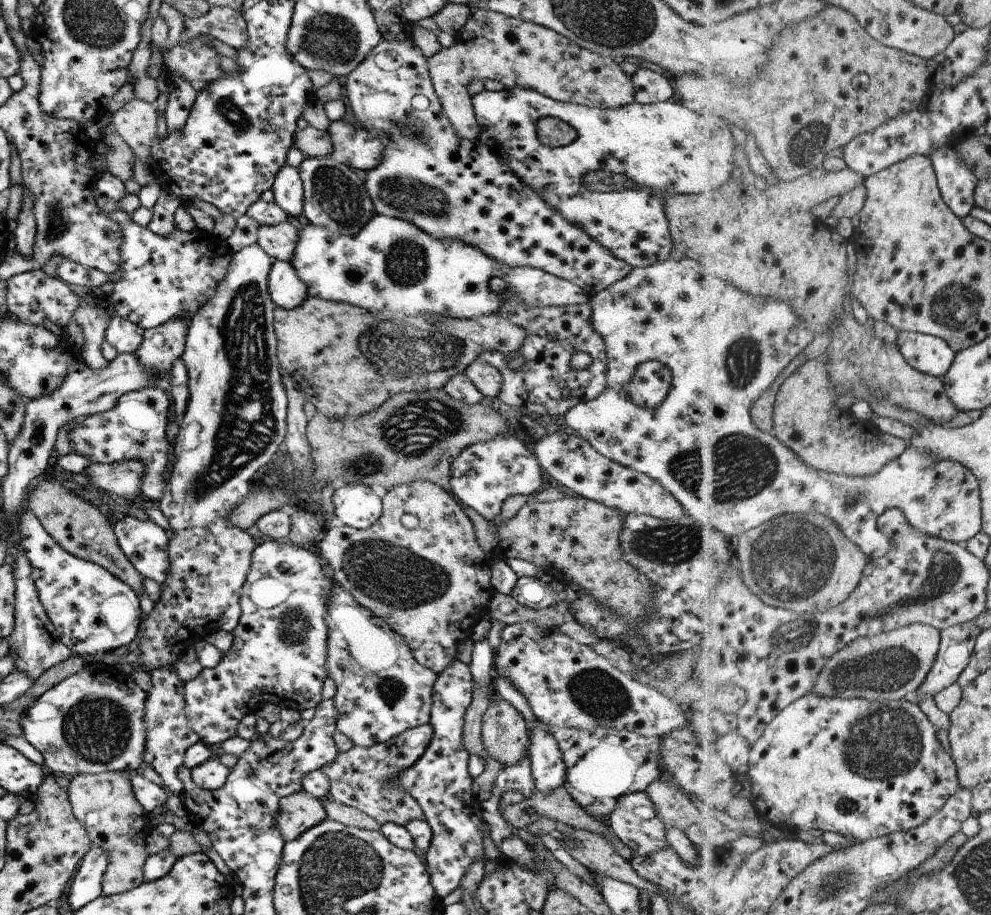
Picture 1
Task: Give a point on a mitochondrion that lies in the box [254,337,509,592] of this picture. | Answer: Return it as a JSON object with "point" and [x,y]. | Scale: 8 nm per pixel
{"point":[412,430]}

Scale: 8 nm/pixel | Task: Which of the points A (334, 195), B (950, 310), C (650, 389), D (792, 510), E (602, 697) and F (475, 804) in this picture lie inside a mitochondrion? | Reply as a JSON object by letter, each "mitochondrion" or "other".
{"A":"mitochondrion","B":"mitochondrion","C":"other","D":"mitochondrion","E":"mitochondrion","F":"other"}

